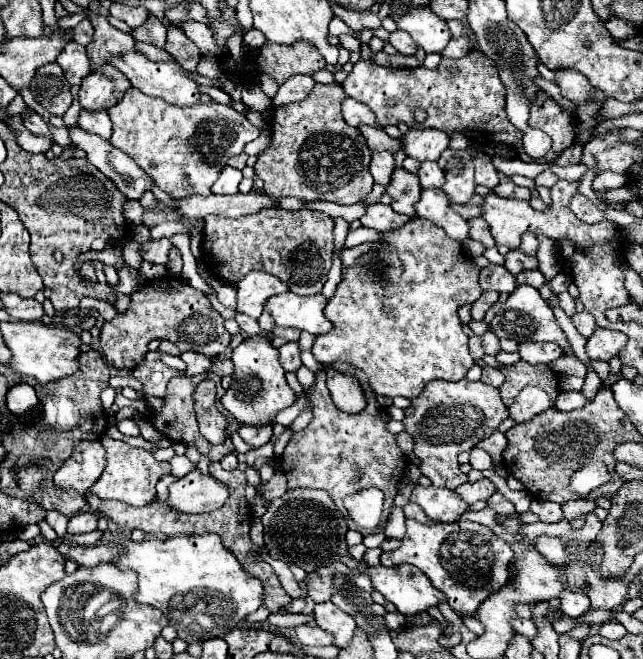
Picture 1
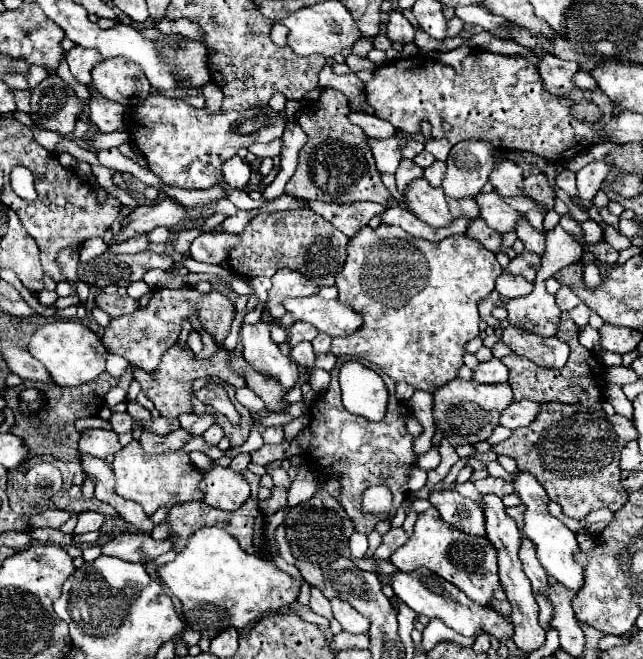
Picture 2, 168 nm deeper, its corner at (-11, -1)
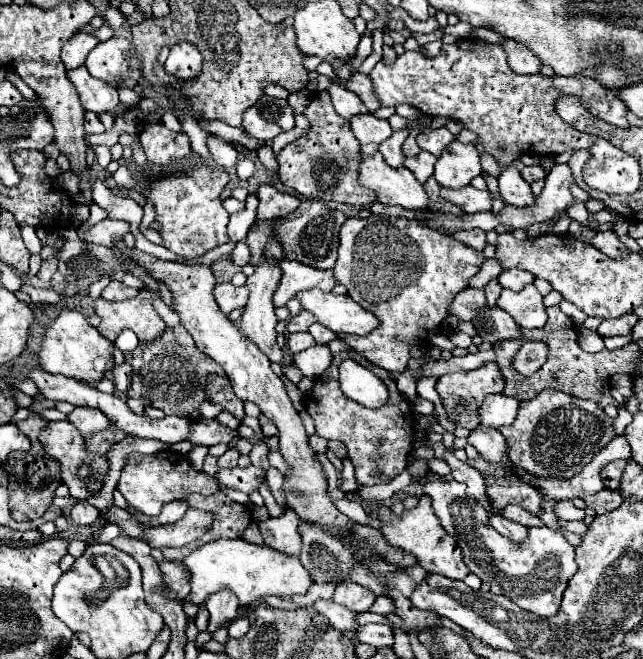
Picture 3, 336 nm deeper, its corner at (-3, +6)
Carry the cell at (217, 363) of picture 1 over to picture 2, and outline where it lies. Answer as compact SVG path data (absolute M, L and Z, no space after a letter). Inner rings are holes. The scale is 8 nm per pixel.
M174 344L172 348L168 348L168 352L164 354L164 358L160 360L158 364L158 370L156 374L148 374L140 368L134 368L134 380L140 382L142 386L142 392L154 402L156 410L166 416L166 418L178 418L180 414L184 412L192 412L192 402L190 402L190 384L192 380L196 378L202 378L202 376L218 376L222 382L228 382L228 384L234 384L234 388L240 388L244 386L244 378L236 372L232 372L232 366L230 366L230 354L226 350L218 350L216 356L210 360L210 362L204 362L204 360L192 360L194 354L192 352L186 352L182 350L178 344Z

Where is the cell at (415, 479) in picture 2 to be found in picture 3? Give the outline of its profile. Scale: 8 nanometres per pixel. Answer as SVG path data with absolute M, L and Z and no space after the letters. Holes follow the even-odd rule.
M404 471L400 473L398 477L394 477L390 483L384 483L384 485L376 485L376 487L360 487L358 489L358 495L366 501L386 501L390 497L394 497L400 489L404 489L406 485L410 485L410 473Z

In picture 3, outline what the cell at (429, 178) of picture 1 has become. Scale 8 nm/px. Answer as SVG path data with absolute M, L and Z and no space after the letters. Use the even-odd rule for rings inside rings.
M422 151L416 157L406 157L404 159L404 167L410 169L420 183L424 183L432 175L434 163L436 163L436 157L432 153L428 153L428 151Z

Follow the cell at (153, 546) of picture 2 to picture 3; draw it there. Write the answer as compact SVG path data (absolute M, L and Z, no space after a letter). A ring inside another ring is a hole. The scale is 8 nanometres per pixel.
M188 509L186 515L174 525L146 529L146 543L150 547L184 547L200 539L212 527L212 513Z

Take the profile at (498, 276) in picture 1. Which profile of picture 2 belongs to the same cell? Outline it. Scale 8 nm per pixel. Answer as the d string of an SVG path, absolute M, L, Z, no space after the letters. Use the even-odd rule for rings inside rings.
M502 272L496 278L496 290L504 296L504 298L520 298L532 292L532 284L526 282L522 276L514 276L508 272Z

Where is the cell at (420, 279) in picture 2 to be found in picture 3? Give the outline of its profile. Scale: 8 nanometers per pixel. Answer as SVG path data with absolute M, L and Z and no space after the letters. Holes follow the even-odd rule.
M370 215L366 219L352 217L340 229L340 247L338 247L338 261L334 265L336 281L346 285L348 295L362 305L364 309L372 311L380 319L380 327L374 329L366 337L346 335L346 343L360 355L364 355L370 363L390 371L402 373L406 369L406 361L410 359L410 345L398 341L416 341L426 343L432 335L438 333L438 325L444 317L448 317L448 305L452 303L454 295L468 287L472 275L478 273L478 265L482 265L484 253L460 245L450 235L442 235L426 225L420 225L416 219L404 217L388 217L388 215Z

